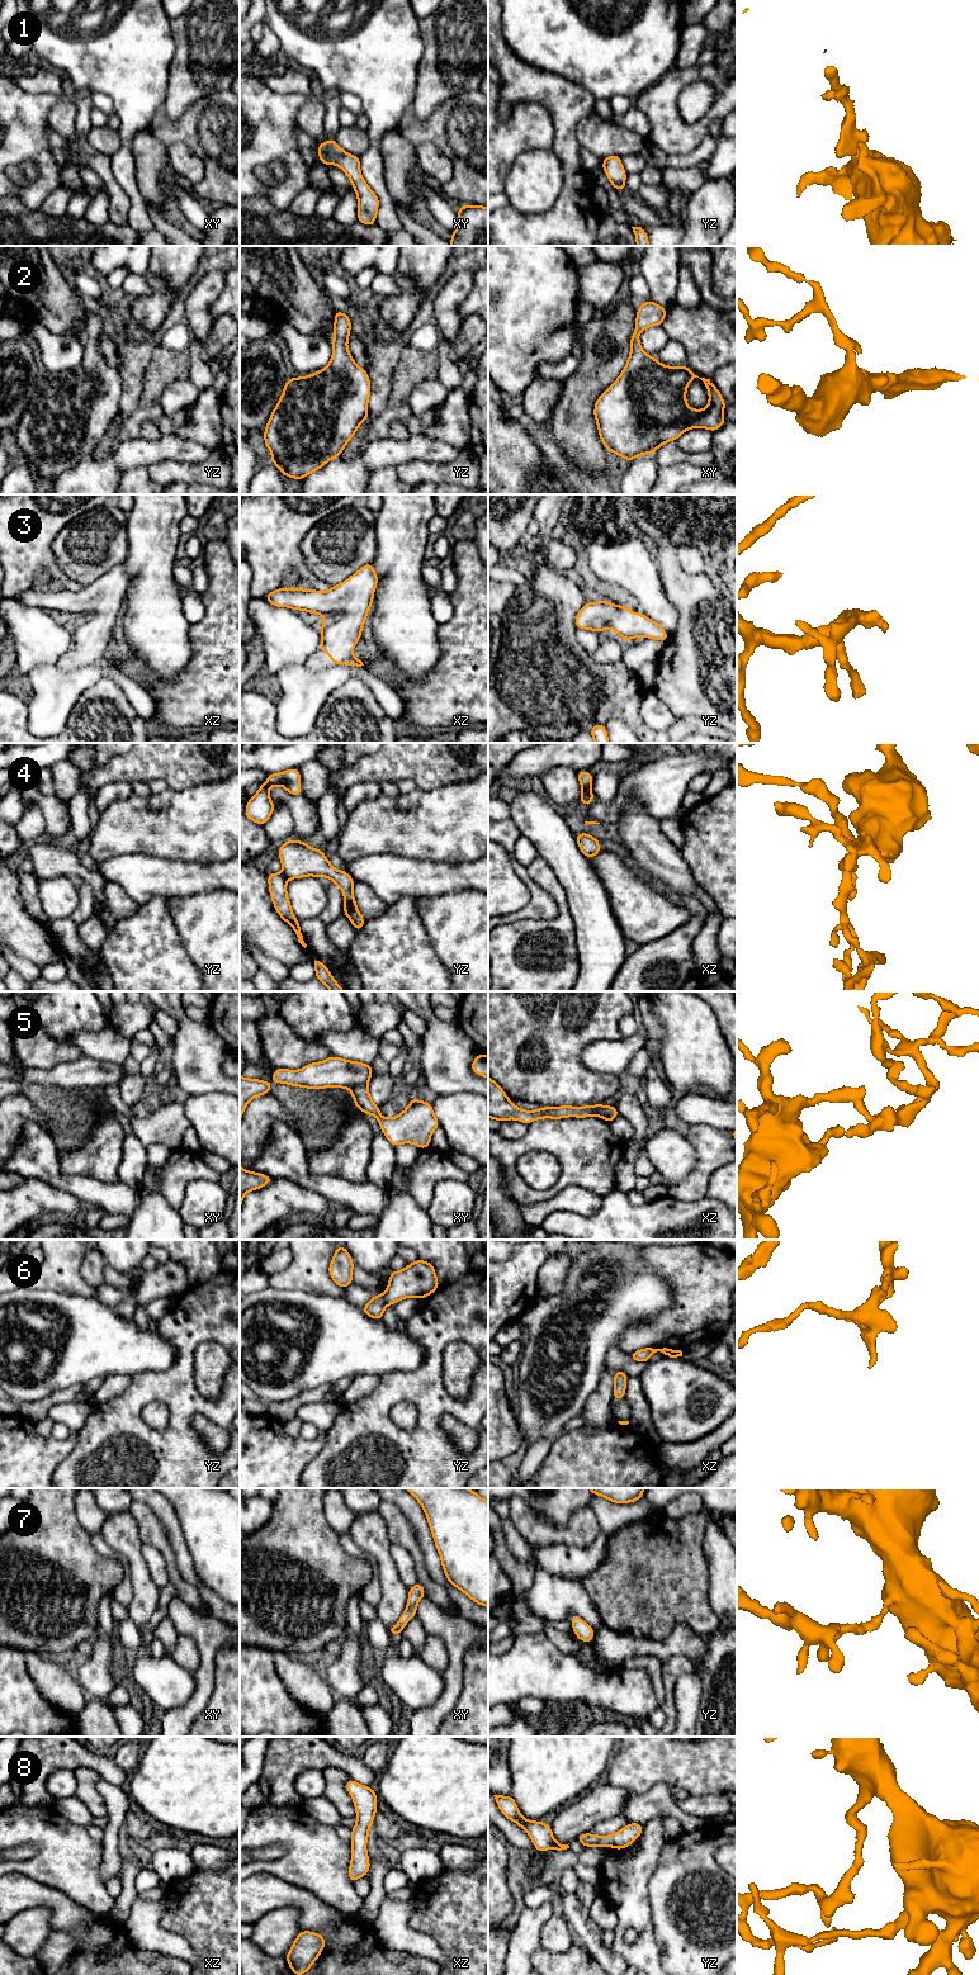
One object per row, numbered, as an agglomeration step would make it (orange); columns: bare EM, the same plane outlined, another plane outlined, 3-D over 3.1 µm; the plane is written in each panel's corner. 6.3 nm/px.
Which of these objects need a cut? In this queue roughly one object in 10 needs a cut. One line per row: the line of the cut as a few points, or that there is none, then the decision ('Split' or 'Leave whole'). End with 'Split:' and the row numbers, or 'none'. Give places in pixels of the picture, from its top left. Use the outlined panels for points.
1: No split. Leave whole
2: No split. Leave whole
3: No split. Leave whole
4: Split along xz (582, 787), (589, 789). Split
5: Split along xy (367, 1083), (354, 1085), (350, 1089). Split
6: No split. Leave whole
7: No split. Leave whole
8: No split. Leave whole
Split: 4, 5

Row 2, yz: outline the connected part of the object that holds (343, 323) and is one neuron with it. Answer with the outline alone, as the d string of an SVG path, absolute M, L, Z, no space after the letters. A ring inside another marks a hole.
M335 311L332 356L328 365L303 378L287 379L264 431L264 441L273 454L269 460L284 477L303 479L321 469L336 456L356 434L360 423L368 421L370 380L366 370L358 366L347 350L351 321L347 314Z

